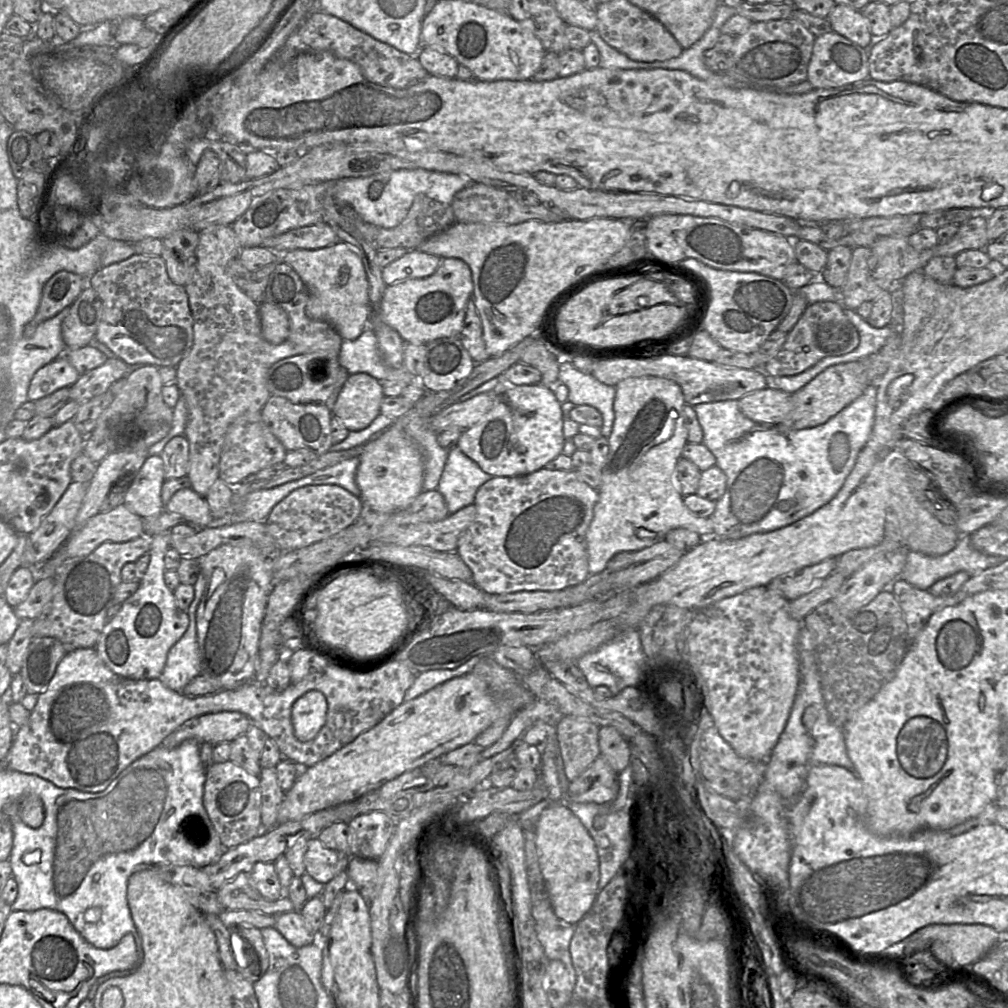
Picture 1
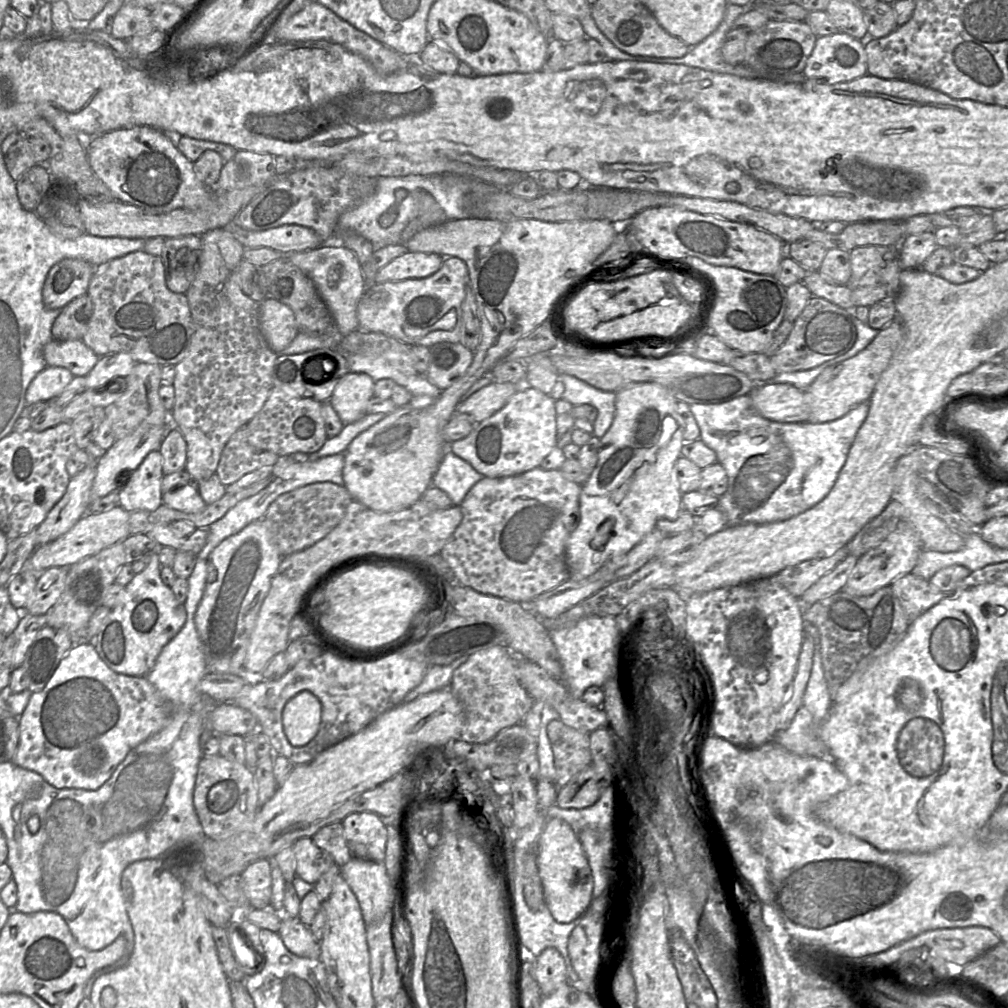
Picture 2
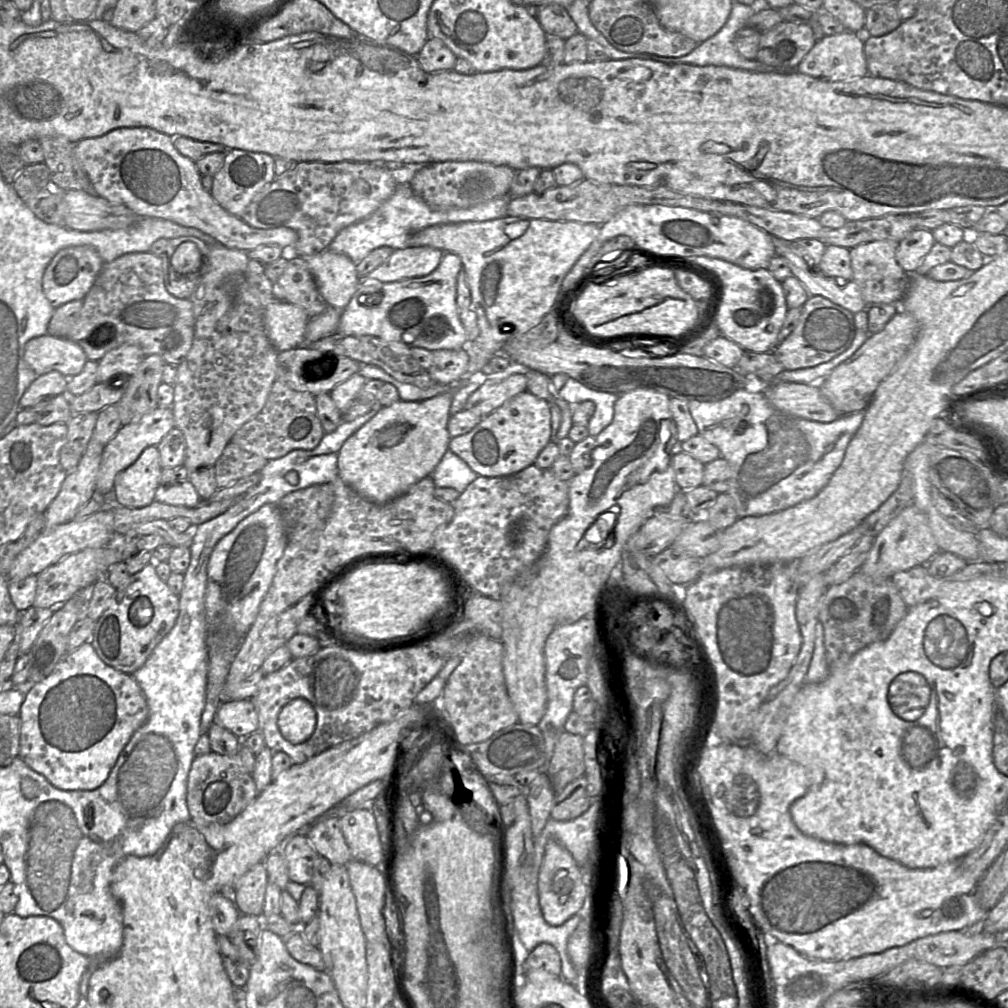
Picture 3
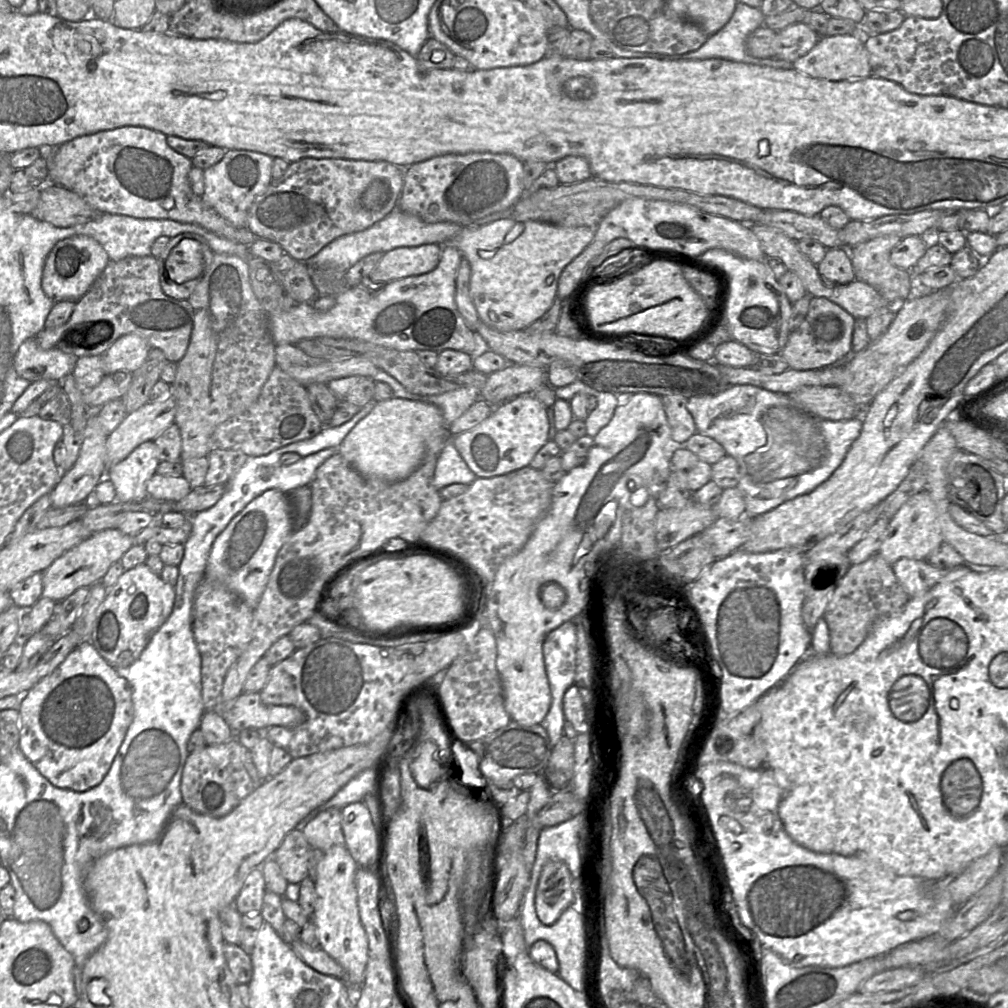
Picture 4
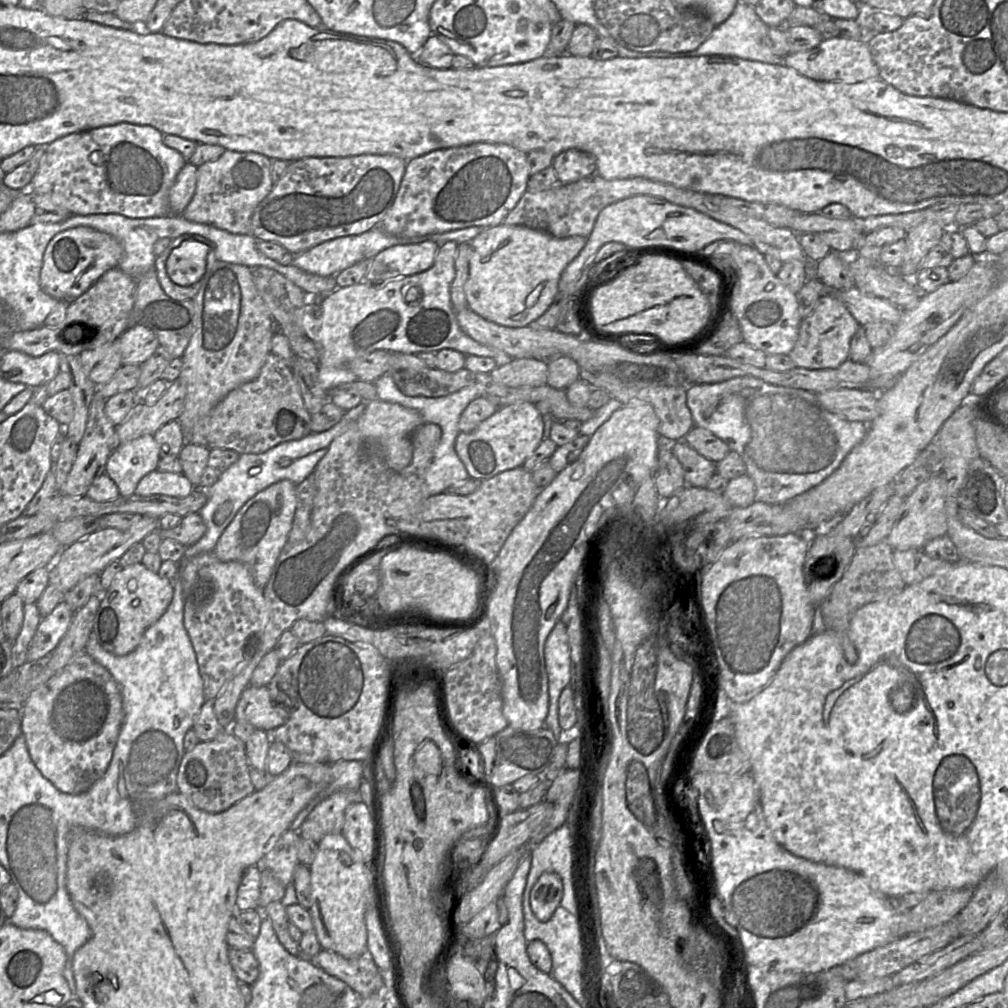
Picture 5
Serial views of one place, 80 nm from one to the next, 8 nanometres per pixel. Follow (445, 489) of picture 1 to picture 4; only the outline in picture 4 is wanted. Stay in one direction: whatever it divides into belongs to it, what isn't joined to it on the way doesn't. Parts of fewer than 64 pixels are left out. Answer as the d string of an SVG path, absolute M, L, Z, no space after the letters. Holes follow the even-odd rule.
M449 432L449 439L437 458L433 476L433 485L437 490L451 484L470 485L477 478L456 450L453 437Z

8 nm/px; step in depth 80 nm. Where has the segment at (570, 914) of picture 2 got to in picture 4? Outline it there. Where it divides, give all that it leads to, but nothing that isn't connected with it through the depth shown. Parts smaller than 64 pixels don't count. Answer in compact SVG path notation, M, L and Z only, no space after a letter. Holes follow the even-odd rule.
M549 861L541 871L535 893L535 909L540 921L550 926L573 905L573 876L561 861Z

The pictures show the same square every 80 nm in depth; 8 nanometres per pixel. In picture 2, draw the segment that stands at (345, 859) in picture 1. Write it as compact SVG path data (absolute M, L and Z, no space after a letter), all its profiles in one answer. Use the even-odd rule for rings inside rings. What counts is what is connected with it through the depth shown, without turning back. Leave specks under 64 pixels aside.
M310 837L296 840L293 851L296 859L296 876L313 885L335 864L332 856L319 848Z

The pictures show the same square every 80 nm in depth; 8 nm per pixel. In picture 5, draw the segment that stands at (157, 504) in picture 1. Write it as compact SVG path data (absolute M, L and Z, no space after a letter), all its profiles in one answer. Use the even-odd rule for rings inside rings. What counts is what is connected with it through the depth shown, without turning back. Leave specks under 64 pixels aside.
M146 434L118 444L107 461L105 474L116 483L120 496L129 497L144 476L158 469L159 461L159 446L153 435Z

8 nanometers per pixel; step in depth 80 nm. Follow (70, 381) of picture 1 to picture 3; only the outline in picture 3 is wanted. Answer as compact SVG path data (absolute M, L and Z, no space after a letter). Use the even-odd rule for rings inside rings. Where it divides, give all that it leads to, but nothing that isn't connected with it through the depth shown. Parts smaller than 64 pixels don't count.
M58 371L37 376L21 397L20 409L29 408L45 397L66 394L67 383L68 378Z

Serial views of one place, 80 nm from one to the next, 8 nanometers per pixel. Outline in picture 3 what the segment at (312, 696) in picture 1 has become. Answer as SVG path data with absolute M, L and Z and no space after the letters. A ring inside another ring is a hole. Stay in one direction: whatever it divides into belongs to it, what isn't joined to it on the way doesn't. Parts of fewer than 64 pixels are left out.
M301 697L283 706L277 719L282 736L293 744L308 740L315 730L316 722L315 709L309 701Z

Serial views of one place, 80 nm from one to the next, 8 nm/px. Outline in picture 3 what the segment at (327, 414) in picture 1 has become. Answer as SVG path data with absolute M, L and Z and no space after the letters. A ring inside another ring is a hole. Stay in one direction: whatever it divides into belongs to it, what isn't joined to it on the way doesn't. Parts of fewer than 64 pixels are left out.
M276 379L263 409L233 435L231 442L247 452L273 460L296 449L313 450L324 434L315 396L308 392L293 390Z

